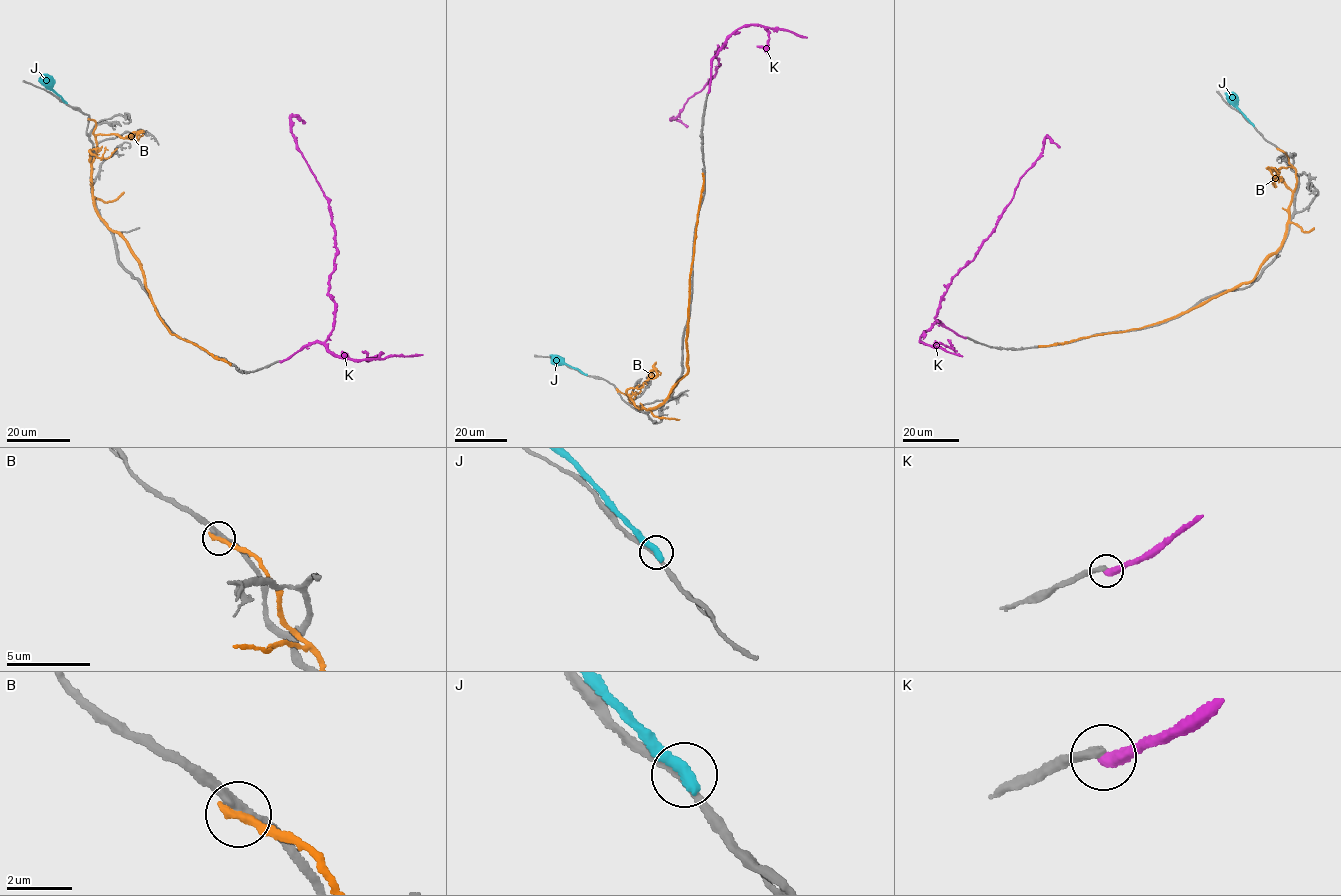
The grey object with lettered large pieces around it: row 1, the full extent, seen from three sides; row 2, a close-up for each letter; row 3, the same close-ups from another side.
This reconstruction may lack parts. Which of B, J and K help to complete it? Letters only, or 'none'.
none

